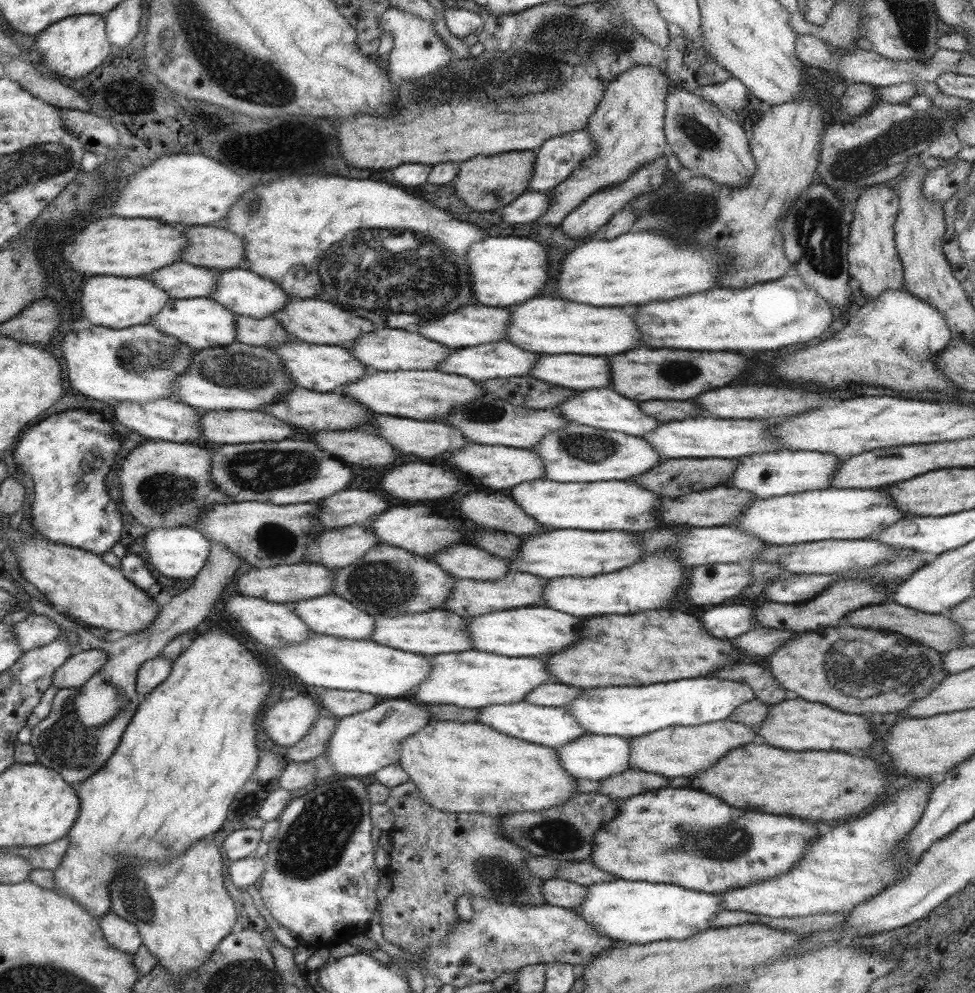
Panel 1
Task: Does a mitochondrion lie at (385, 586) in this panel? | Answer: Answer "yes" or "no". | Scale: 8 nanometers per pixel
yes

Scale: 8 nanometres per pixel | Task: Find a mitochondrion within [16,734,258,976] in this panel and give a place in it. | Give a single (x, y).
(135, 898)

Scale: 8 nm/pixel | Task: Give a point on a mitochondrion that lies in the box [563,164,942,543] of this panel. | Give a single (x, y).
(815, 222)

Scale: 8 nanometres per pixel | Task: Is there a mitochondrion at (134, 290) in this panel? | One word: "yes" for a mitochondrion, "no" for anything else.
no

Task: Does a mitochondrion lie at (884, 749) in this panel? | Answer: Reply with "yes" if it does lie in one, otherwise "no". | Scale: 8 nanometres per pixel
no

